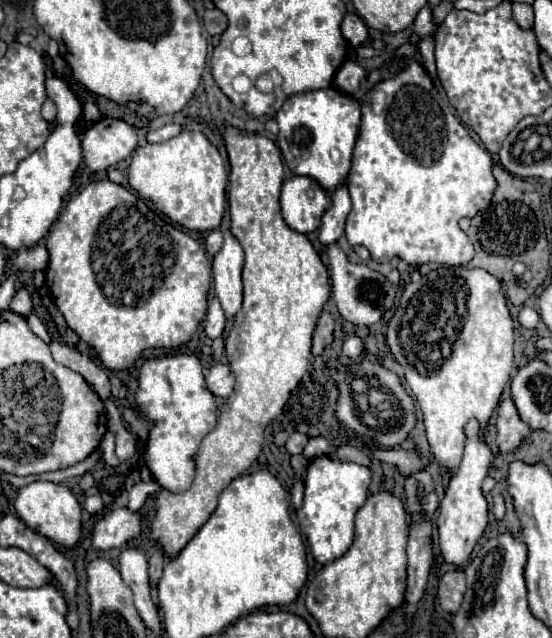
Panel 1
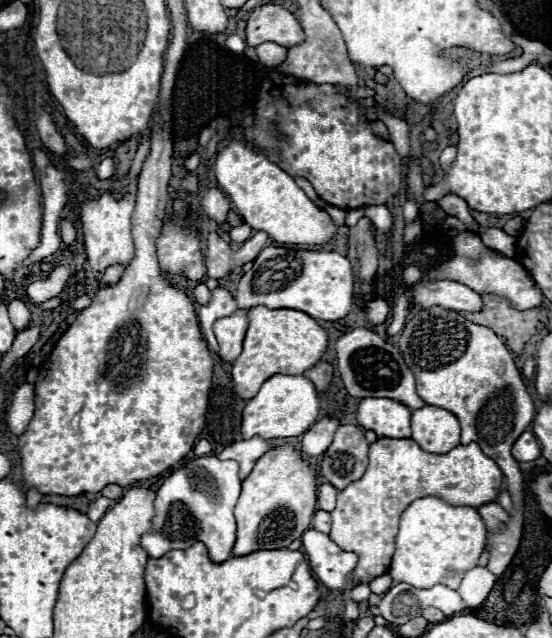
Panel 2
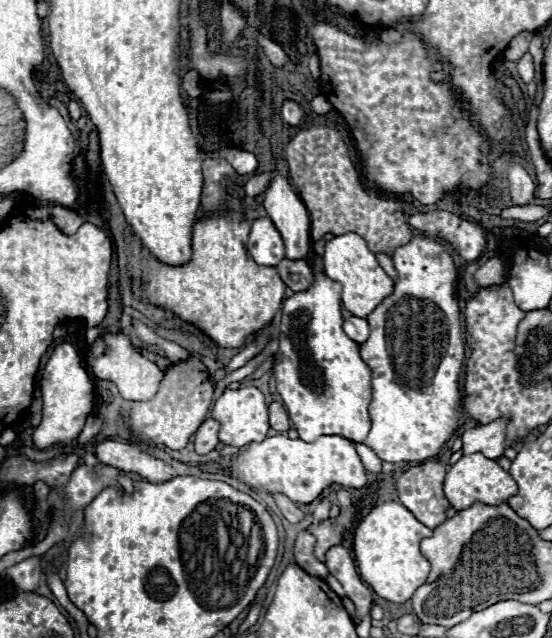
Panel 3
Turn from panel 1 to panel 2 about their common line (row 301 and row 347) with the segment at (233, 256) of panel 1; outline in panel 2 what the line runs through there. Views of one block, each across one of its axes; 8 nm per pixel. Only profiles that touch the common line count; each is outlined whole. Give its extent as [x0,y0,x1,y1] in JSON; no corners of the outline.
[214,308,248,364]

